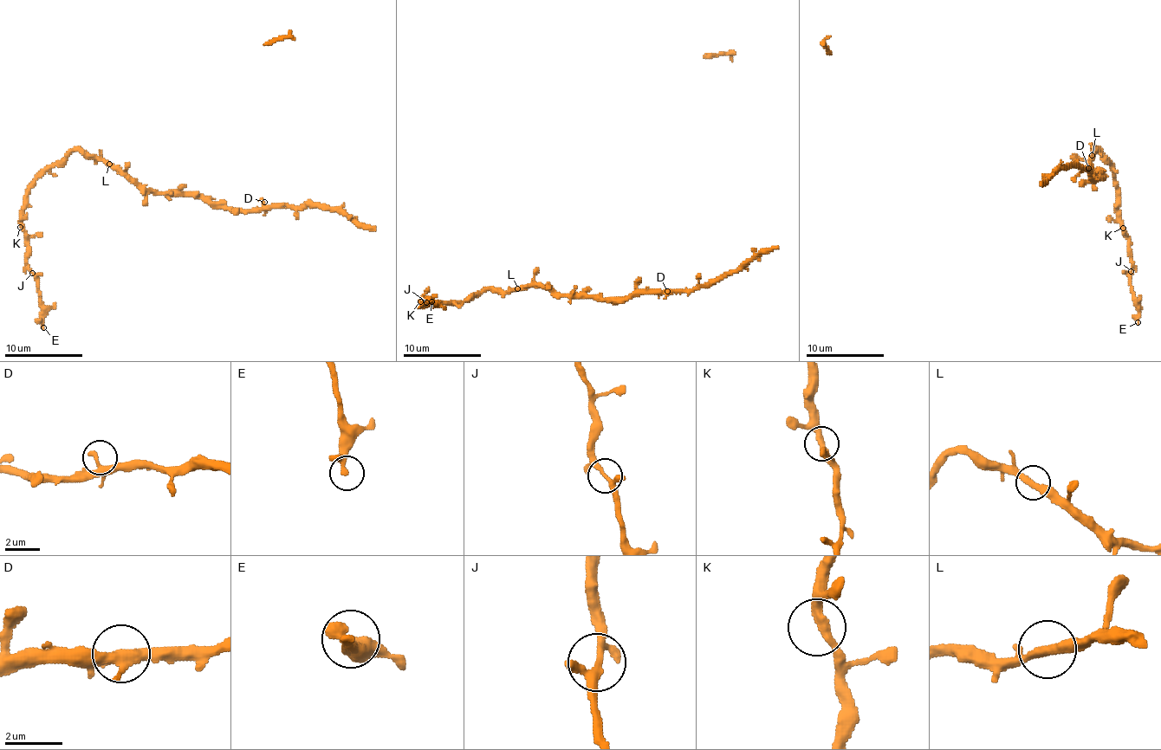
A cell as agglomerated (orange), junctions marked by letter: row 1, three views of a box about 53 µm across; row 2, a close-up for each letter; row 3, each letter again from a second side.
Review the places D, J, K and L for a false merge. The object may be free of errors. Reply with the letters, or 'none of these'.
none of these

